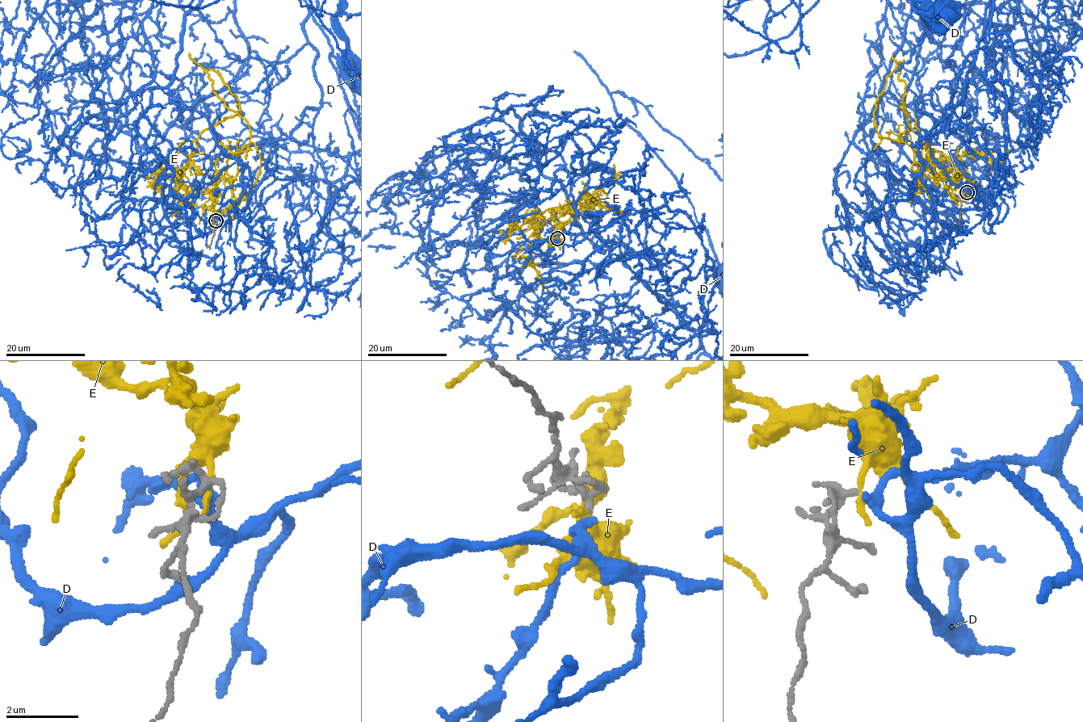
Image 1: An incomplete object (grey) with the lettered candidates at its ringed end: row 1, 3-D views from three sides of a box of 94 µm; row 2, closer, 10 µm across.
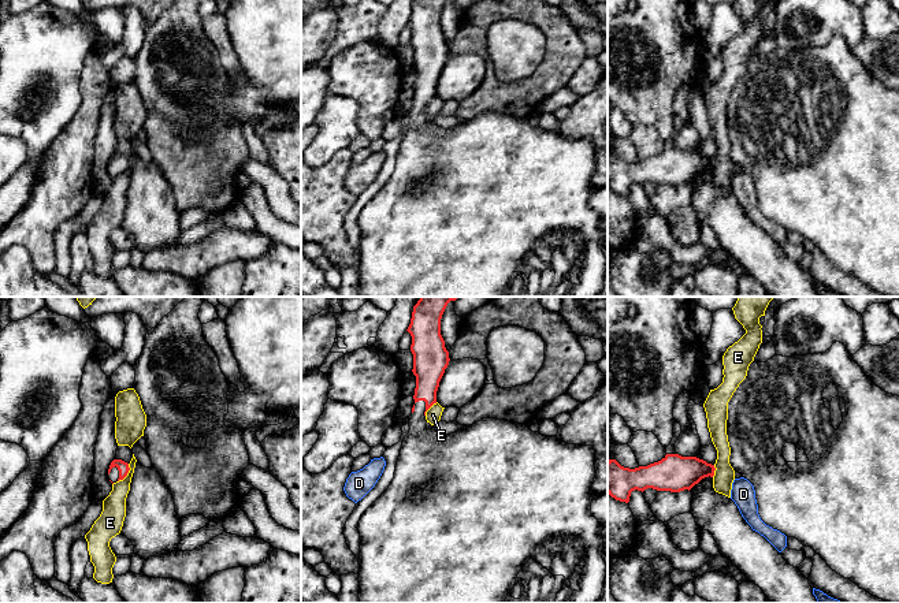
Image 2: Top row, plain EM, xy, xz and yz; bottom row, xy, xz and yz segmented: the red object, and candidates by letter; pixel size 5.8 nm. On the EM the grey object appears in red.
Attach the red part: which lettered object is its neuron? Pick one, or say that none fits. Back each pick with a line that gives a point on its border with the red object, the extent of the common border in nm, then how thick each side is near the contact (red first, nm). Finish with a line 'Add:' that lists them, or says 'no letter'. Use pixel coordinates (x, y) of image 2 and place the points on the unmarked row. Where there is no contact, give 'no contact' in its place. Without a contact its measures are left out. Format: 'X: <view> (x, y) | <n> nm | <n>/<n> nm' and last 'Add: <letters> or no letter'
Add: no letter

